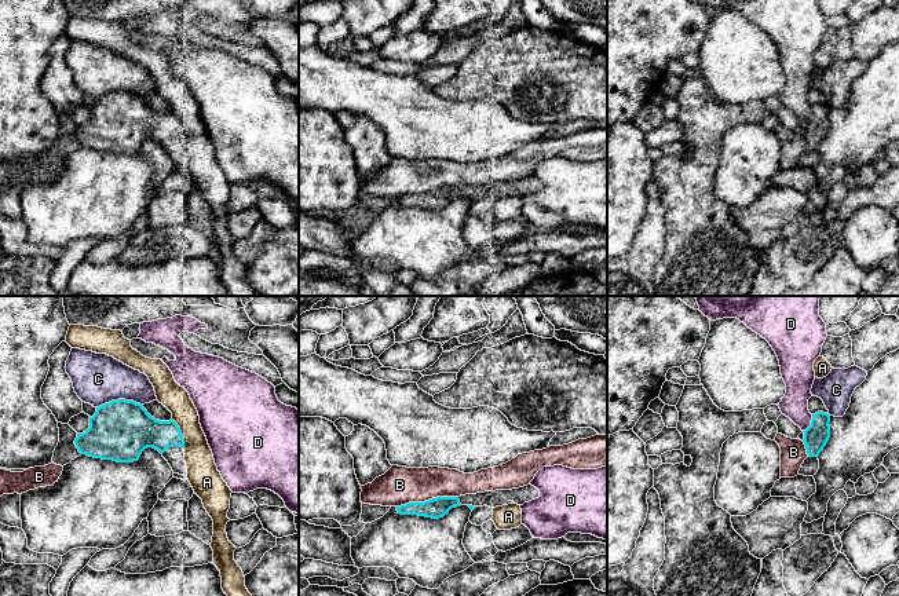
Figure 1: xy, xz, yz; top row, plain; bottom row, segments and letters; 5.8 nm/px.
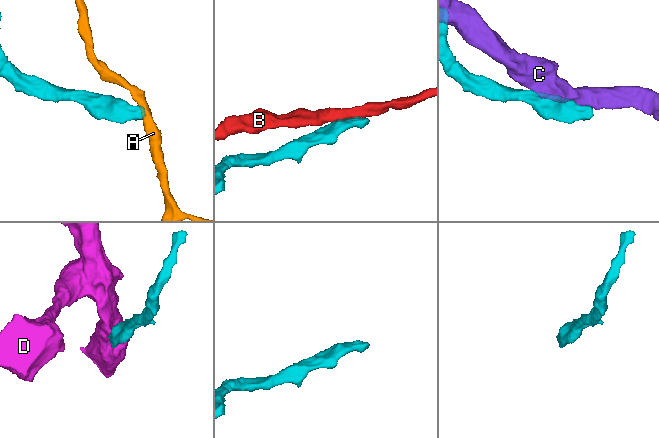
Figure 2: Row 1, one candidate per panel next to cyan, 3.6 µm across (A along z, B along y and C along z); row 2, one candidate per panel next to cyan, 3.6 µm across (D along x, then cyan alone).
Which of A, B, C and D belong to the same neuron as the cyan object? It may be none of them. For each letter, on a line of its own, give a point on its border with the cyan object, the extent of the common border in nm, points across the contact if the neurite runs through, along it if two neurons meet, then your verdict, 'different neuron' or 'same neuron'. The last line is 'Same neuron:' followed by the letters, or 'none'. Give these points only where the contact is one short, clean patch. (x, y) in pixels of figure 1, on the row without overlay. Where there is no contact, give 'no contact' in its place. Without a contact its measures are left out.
A: contact xy (181, 125); length 190 nm; different neuron
B: contact xz (428, 192); length 360 nm; different neuron
C: contact xy (119, 91); length 280 nm; border xy (142, 95), (112, 91), (97, 99); different neuron
D: contact yz (811, 114); length 120 nm; different neuron
Same neuron: none

